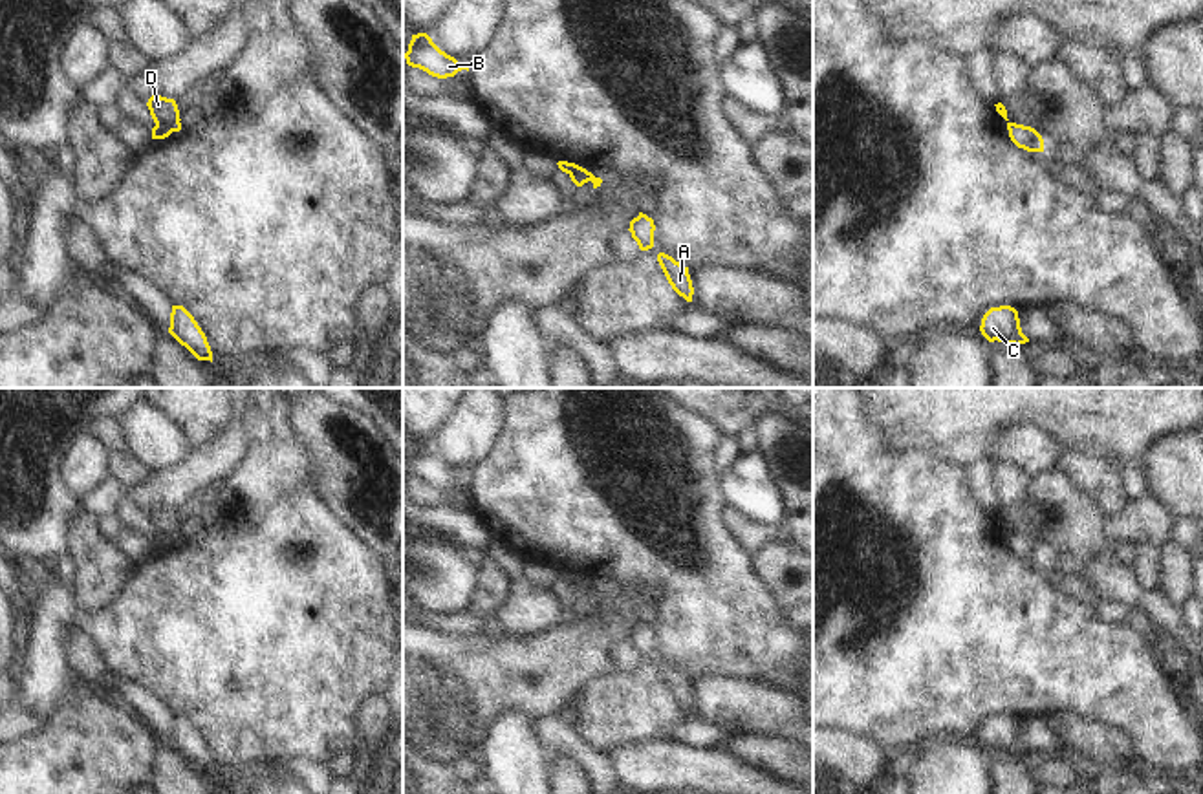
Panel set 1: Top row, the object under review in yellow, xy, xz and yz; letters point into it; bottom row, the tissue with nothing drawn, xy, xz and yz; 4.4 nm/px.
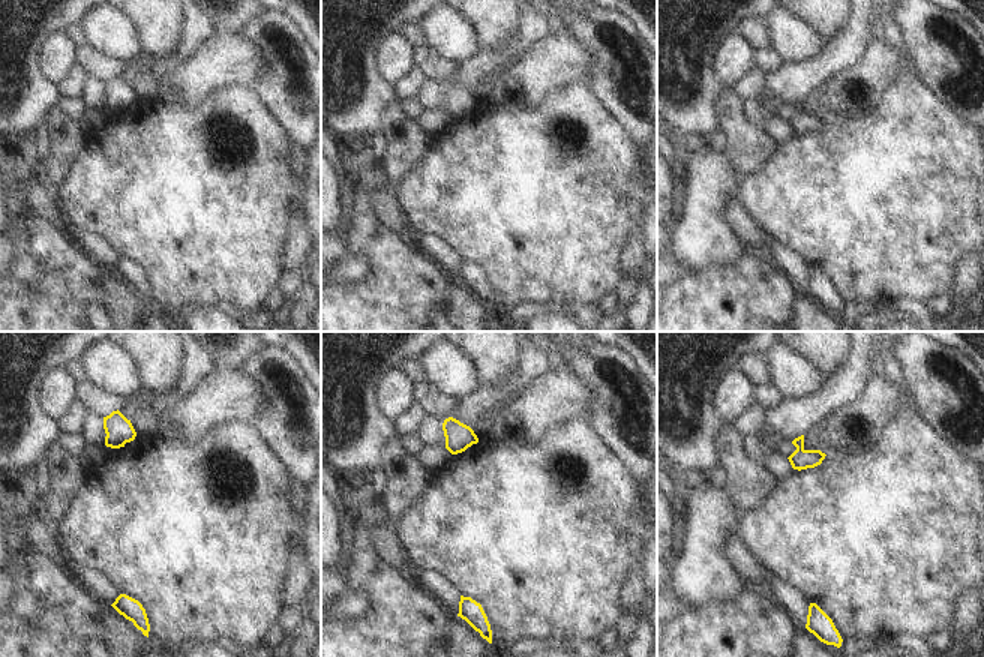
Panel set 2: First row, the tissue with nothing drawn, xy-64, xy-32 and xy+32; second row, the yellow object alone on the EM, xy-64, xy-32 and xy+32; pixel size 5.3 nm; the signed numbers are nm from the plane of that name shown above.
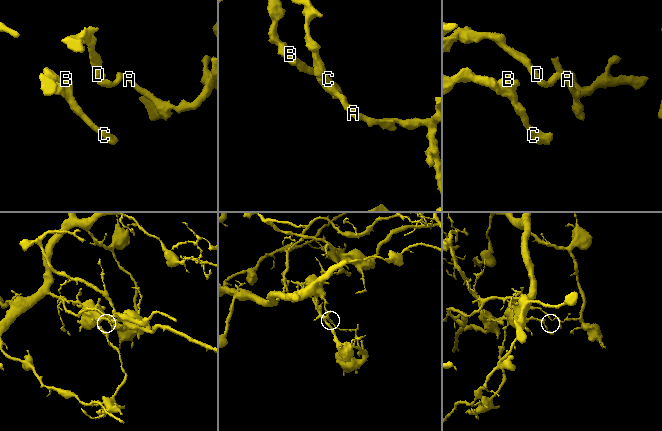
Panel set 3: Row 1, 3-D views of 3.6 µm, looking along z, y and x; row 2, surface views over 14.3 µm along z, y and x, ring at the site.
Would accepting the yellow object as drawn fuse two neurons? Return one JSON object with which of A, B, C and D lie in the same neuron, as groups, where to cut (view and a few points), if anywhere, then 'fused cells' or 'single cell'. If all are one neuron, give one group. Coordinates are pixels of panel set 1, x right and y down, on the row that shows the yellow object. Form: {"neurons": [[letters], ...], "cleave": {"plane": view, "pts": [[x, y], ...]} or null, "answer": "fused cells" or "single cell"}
{"neurons": [["A"], ["B", "C", "D"]], "cleave": {"plane": "xy", "pts": [[178, 121], [156, 127]]}, "answer": "fused cells"}

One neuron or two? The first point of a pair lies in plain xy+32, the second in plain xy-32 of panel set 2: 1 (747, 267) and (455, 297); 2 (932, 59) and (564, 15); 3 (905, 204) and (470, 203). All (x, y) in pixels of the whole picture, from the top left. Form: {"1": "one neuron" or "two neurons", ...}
{"1": "two neurons", "2": "two neurons", "3": "one neuron"}

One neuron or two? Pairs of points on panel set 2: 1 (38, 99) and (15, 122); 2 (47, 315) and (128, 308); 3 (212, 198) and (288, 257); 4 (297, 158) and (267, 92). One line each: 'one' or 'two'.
1: one
2: two
3: two
4: two

